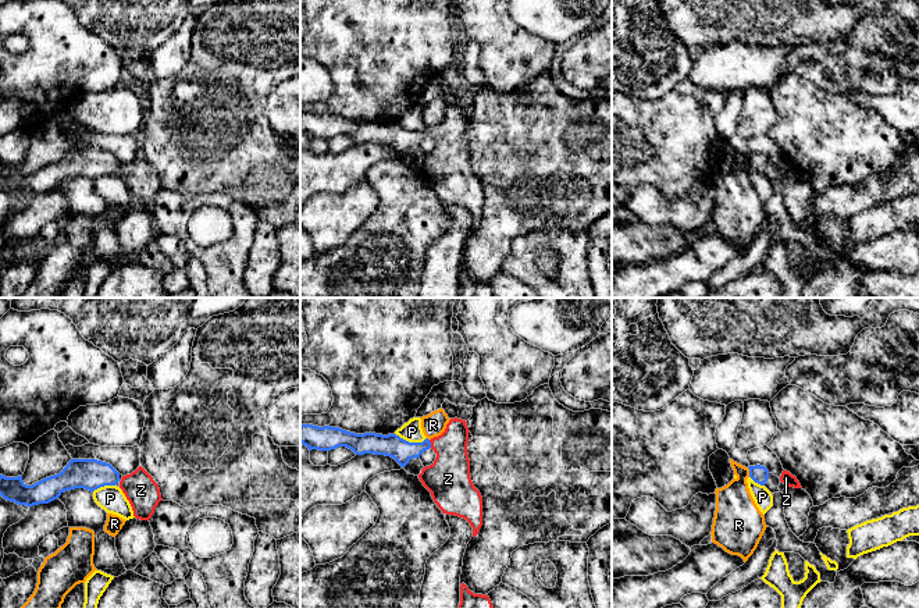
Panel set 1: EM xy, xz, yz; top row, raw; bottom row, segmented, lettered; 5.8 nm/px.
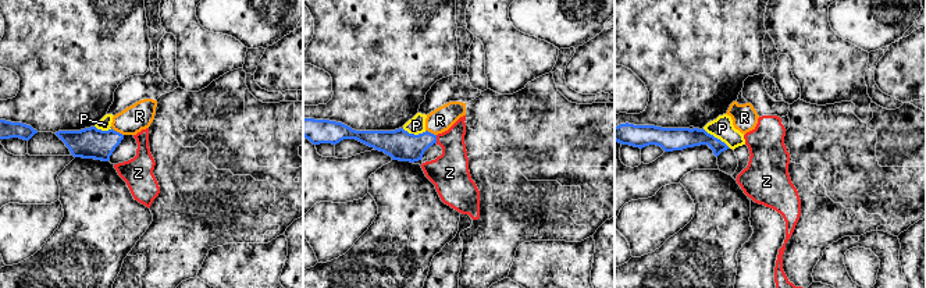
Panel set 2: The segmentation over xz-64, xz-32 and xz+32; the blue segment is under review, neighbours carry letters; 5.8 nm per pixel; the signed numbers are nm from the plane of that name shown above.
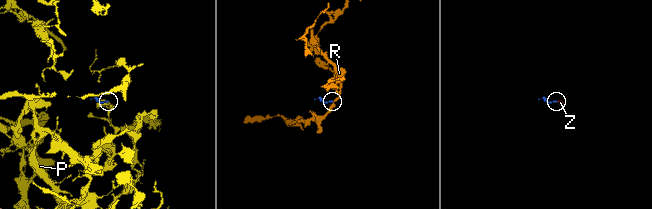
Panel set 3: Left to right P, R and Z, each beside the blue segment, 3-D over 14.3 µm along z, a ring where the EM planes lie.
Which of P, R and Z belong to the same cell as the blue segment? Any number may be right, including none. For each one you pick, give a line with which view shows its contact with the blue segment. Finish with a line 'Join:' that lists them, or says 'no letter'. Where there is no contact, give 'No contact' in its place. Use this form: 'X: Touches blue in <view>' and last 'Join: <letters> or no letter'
Z: Touches blue in xz
Join: Z

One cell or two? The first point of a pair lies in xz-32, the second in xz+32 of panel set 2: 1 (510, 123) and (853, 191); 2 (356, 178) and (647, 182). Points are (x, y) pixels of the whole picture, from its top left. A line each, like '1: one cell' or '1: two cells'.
1: one cell
2: one cell

